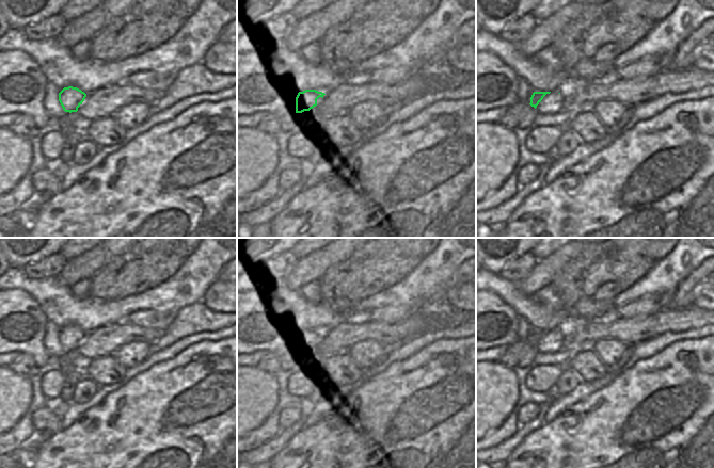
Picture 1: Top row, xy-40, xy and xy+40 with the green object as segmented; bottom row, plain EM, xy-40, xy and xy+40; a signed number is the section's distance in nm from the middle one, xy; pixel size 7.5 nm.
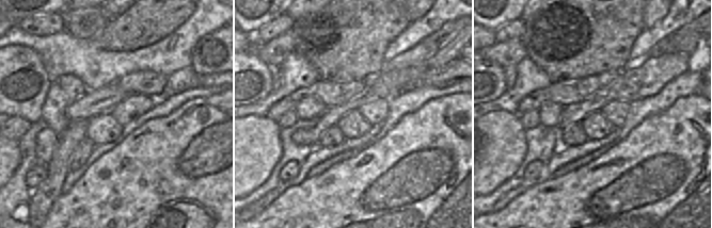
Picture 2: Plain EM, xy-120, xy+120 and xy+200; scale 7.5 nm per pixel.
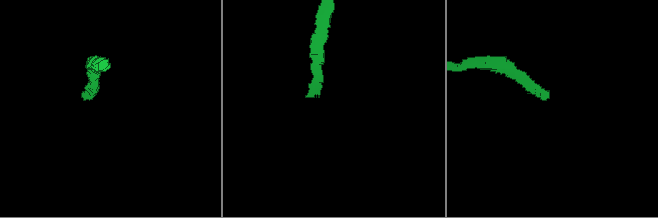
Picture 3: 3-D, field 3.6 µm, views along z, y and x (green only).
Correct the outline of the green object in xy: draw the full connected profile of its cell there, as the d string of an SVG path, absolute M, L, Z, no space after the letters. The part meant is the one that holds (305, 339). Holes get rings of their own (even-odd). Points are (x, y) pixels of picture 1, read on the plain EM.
M316 328L299 330L296 336L296 352L316 352L320 349L326 333Z

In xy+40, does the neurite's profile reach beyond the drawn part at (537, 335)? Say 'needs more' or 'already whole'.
needs more

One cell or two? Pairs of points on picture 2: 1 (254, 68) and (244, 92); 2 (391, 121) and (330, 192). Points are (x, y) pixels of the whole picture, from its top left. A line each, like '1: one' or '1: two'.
1: one
2: two

